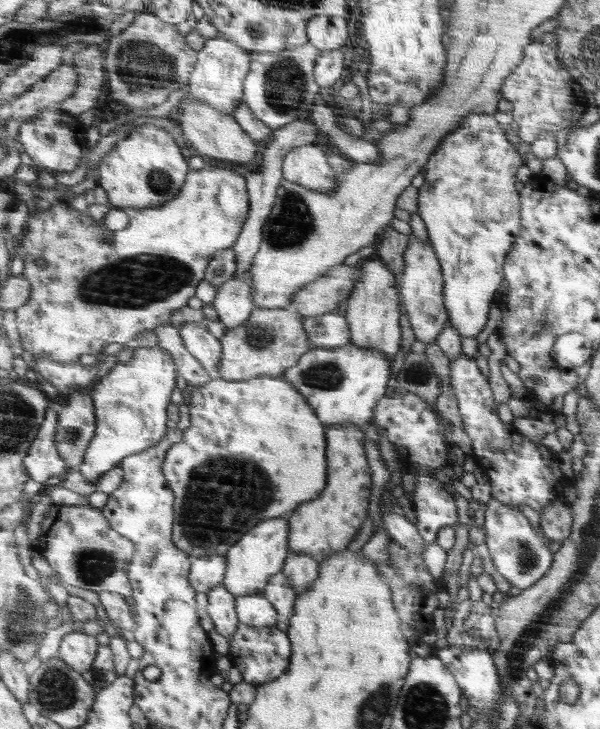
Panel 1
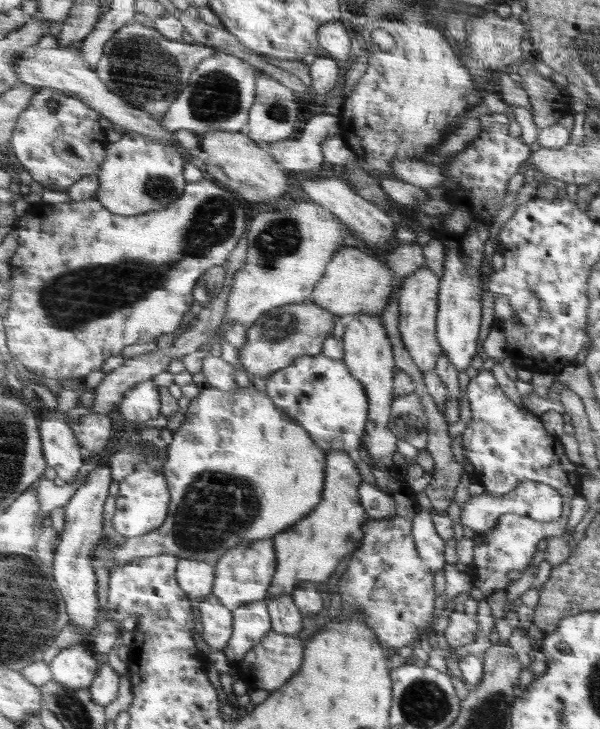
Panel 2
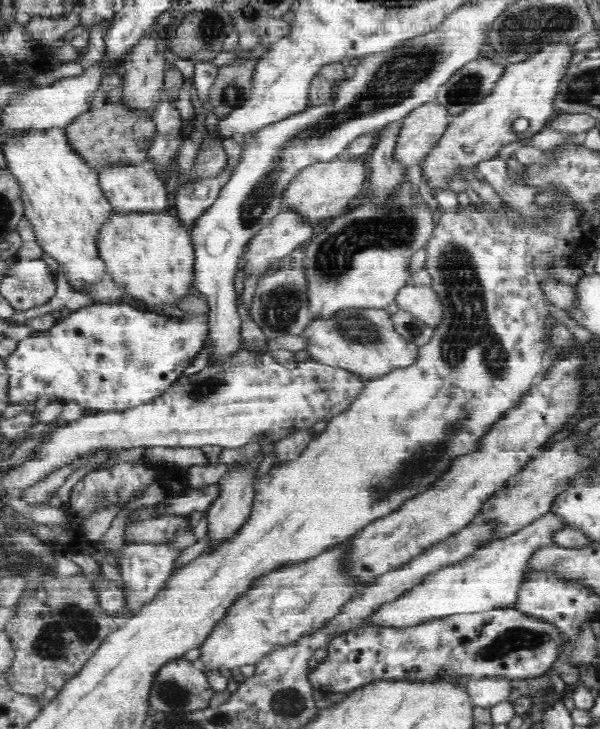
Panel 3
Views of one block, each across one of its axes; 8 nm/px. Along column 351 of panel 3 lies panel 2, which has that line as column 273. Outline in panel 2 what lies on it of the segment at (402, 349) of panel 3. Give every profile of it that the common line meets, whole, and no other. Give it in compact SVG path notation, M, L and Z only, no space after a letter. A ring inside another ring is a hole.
M308 299L302 303L274 307L265 312L247 329L246 342L239 350L244 370L255 378L256 382L261 382L274 374L274 371L289 367L301 356L321 354L325 340L333 336L332 331L338 317L338 314Z

